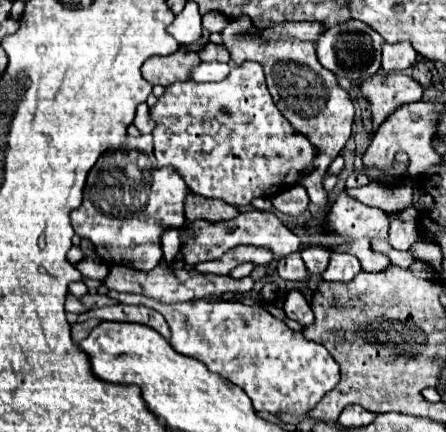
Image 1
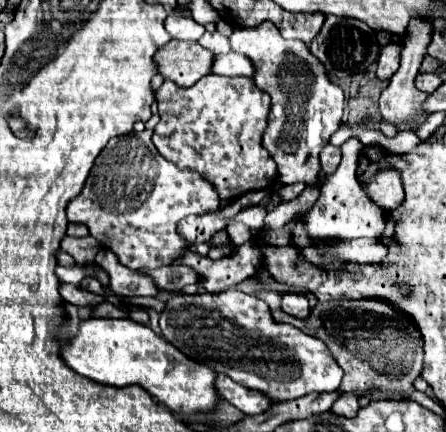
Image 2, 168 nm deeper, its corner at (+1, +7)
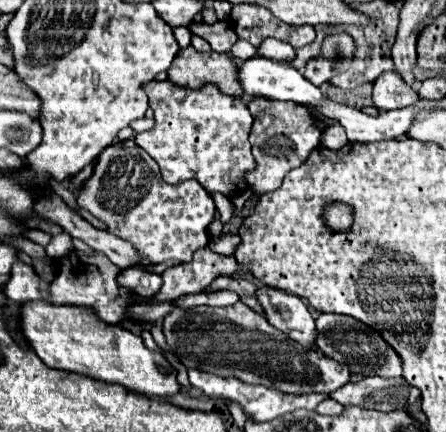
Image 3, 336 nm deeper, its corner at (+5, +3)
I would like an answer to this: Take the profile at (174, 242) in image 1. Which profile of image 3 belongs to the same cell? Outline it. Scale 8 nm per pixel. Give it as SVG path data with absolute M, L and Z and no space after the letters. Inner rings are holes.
M210 248L194 252L192 262L167 268L162 274L162 287L154 296L156 300L176 300L186 294L202 292L216 276L232 276L236 272L236 258L222 256Z

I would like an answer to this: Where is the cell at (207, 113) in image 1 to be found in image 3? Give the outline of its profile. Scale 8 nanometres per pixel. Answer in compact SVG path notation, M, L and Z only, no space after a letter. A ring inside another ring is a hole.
M152 80L146 84L146 94L150 98L150 108L154 110L154 128L134 136L134 142L146 150L160 166L162 178L168 184L178 184L184 180L198 180L208 192L238 192L246 188L244 172L254 168L254 156L250 152L248 134L252 128L252 116L244 100L222 94L214 84L204 84L200 88L182 88L170 80Z

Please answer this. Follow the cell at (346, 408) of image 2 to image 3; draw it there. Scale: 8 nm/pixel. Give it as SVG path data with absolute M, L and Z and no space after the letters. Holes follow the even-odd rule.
M326 398L326 400L322 400L322 404L318 404L318 408L316 408L316 412L318 414L336 414L338 416L338 412L342 412L342 404L338 404L336 400L332 400L332 398Z

